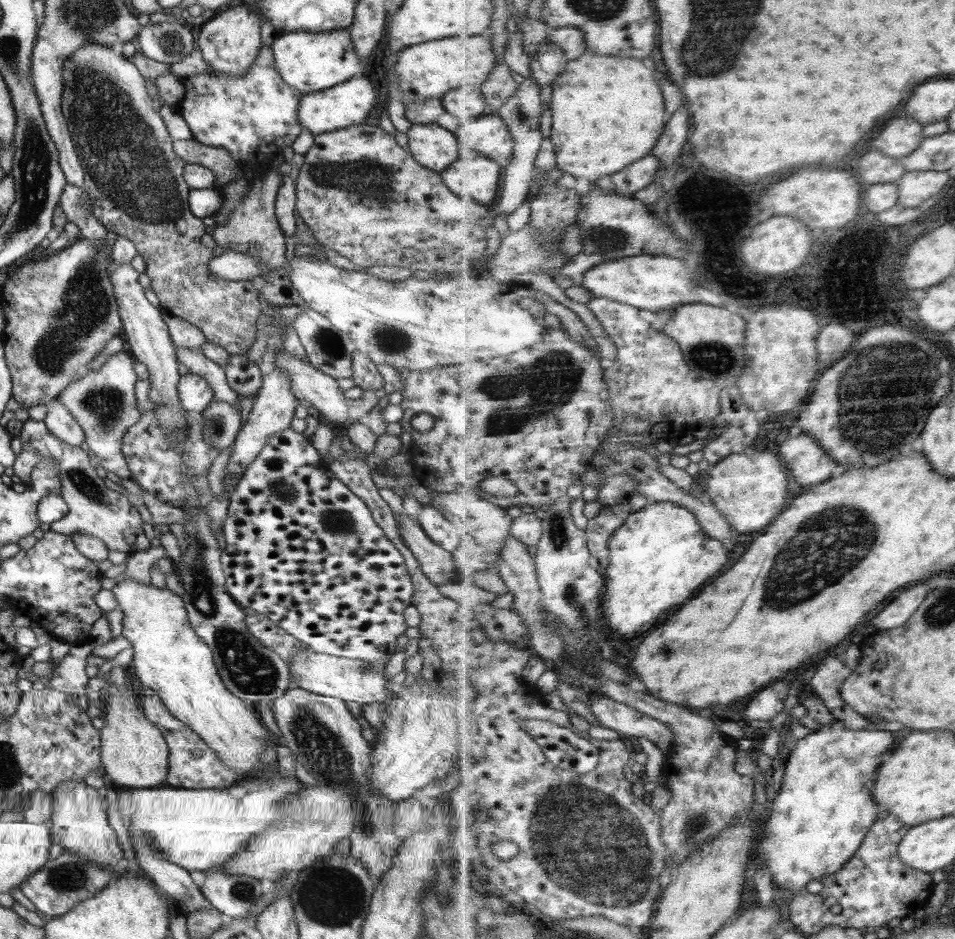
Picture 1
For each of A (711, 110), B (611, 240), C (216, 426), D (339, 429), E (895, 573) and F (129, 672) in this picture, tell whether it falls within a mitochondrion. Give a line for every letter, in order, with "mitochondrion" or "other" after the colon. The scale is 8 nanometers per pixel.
A: other
B: mitochondrion
C: mitochondrion
D: other
E: other
F: other

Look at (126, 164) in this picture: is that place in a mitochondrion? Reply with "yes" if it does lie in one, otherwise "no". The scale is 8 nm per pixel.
yes

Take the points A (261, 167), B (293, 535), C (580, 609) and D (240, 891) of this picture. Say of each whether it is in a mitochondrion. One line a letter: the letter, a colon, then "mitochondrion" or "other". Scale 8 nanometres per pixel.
A: other
B: other
C: mitochondrion
D: mitochondrion

